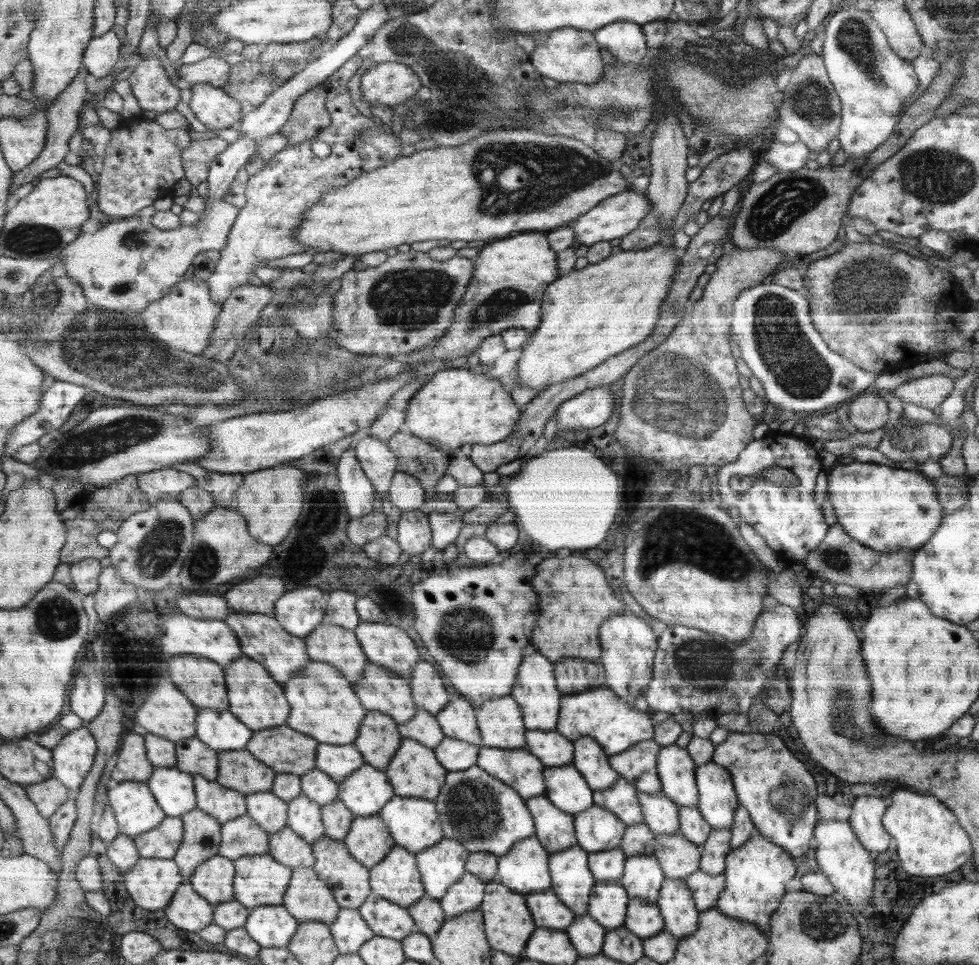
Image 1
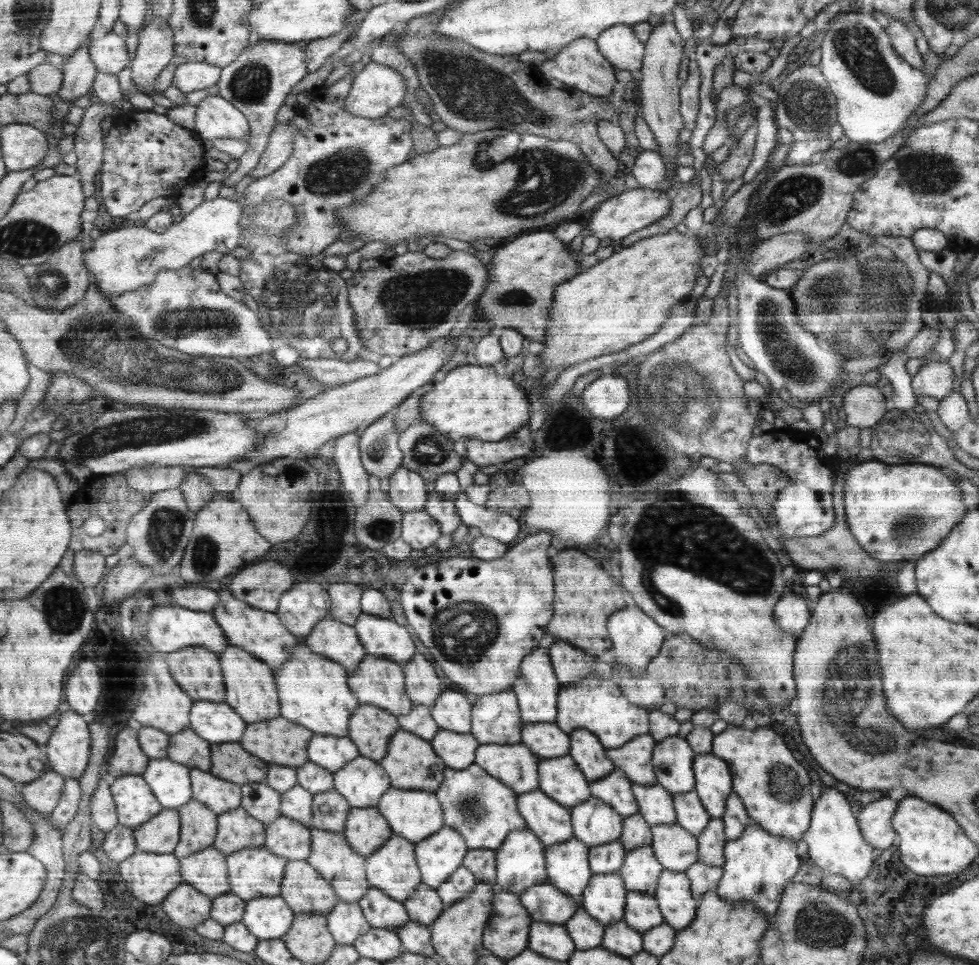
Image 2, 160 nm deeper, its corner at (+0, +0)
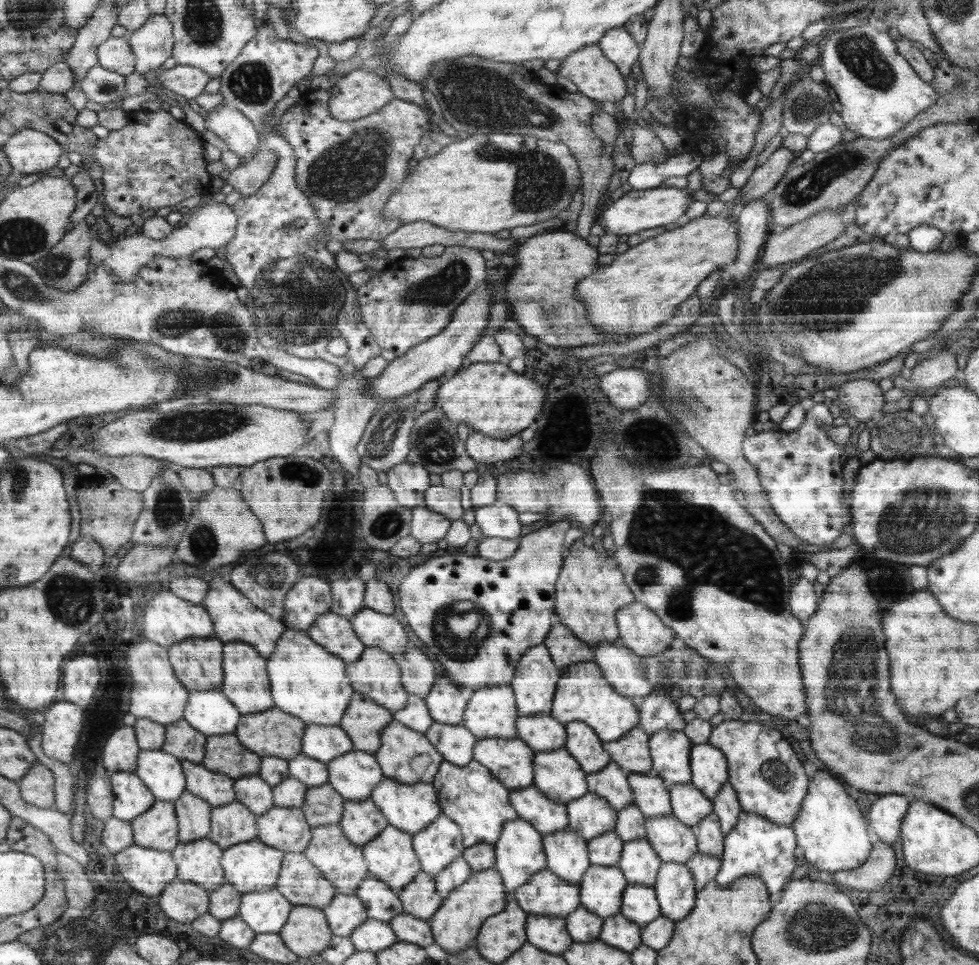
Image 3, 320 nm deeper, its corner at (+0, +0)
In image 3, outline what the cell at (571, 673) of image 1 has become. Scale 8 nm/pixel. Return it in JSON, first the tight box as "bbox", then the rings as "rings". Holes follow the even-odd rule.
{"bbox":[544,624,594,674],"rings":[[[565,624],[554,625],[544,643],[549,648],[552,662],[561,674],[566,667],[580,662],[593,661],[594,654],[588,648],[588,643],[582,642],[582,639],[574,636]]]}

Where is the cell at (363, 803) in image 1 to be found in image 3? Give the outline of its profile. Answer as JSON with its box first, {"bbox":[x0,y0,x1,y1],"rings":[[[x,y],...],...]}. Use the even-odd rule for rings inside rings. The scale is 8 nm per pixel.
{"bbox":[328,748,385,800],"rings":[[[355,748],[328,764],[329,784],[346,800],[368,799],[376,785],[385,779],[374,753]]]}

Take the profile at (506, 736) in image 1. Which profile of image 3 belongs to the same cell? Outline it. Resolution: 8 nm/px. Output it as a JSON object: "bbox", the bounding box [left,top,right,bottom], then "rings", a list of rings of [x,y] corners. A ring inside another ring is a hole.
{"bbox":[462,684,516,741],"rings":[[[498,684],[474,690],[467,702],[462,725],[469,728],[479,741],[494,737],[514,738],[516,718],[512,688]]]}

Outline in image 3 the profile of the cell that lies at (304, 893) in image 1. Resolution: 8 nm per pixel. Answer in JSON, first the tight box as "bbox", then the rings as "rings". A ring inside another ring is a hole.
{"bbox":[276,852,338,909],"rings":[[[301,852],[285,853],[276,889],[294,906],[319,909],[326,908],[338,894],[333,882]]]}

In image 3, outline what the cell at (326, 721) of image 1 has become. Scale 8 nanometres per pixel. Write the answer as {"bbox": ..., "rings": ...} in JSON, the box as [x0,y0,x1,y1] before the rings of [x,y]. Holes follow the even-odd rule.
{"bbox":[268,627,355,726],"rings":[[[287,627],[281,638],[277,640],[276,650],[268,657],[268,673],[272,685],[273,703],[284,712],[301,718],[308,726],[338,725],[355,693],[345,660],[319,645],[307,631]]]}

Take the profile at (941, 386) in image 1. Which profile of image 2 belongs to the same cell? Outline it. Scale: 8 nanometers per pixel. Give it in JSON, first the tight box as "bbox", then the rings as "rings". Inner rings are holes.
{"bbox":[911,360,954,400],"rings":[[[948,360],[930,361],[920,367],[911,378],[911,387],[918,396],[940,400],[954,390],[954,371]]]}

